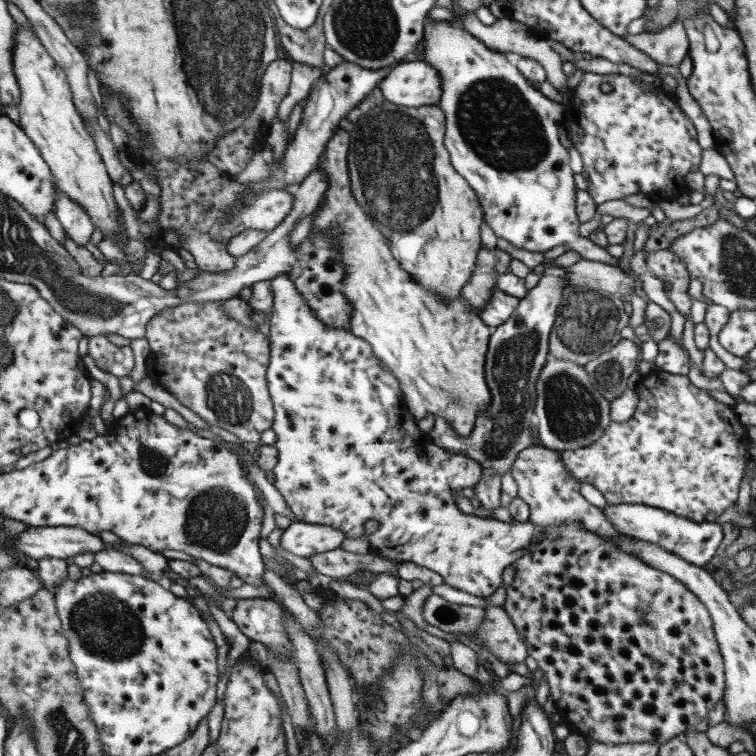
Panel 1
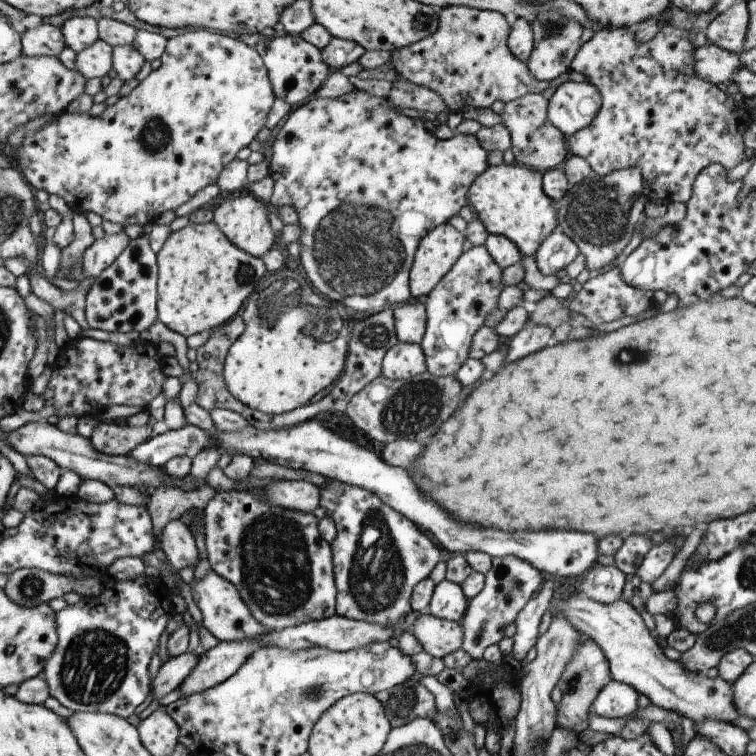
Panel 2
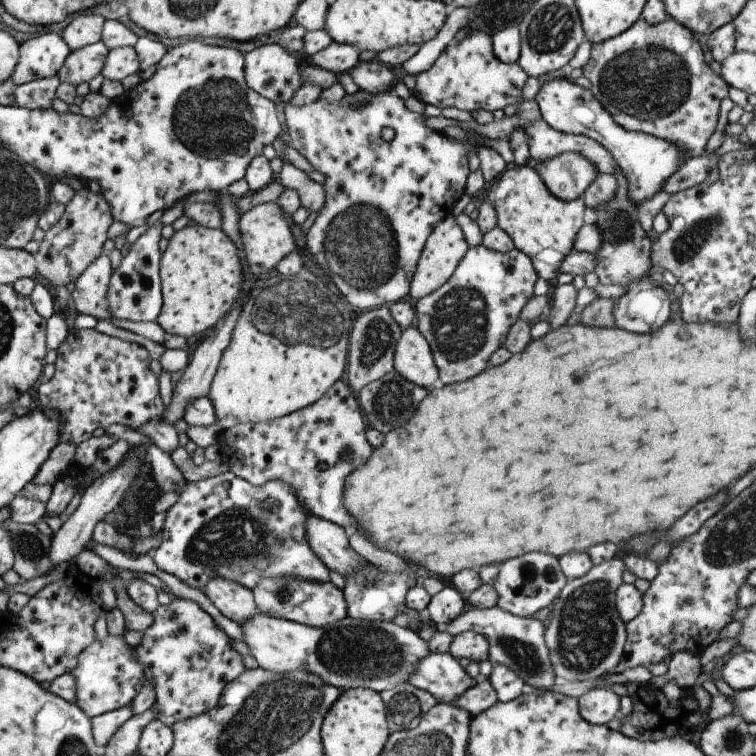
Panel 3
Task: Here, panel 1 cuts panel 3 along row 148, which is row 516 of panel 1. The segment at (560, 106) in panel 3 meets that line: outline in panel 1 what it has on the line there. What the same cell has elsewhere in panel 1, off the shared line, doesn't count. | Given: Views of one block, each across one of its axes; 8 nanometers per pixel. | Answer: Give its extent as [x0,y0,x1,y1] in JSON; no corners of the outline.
[601,504,723,567]

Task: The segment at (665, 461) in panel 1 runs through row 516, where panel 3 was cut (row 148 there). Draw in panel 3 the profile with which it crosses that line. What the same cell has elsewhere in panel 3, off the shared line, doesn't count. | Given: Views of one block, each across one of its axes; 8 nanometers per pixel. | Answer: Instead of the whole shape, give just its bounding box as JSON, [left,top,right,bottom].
[581,17,729,160]

